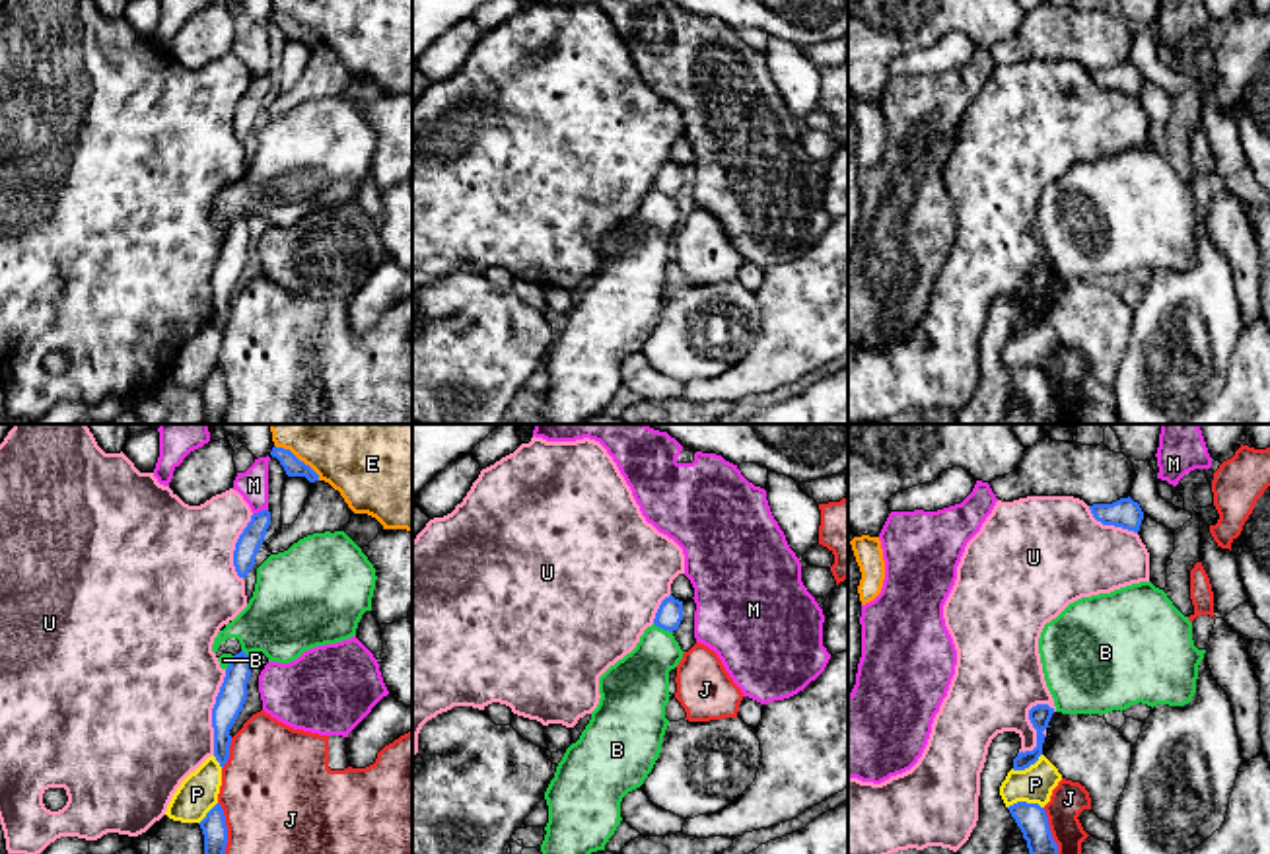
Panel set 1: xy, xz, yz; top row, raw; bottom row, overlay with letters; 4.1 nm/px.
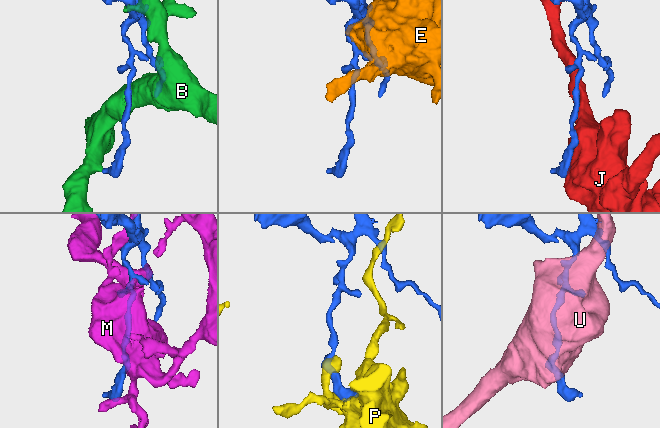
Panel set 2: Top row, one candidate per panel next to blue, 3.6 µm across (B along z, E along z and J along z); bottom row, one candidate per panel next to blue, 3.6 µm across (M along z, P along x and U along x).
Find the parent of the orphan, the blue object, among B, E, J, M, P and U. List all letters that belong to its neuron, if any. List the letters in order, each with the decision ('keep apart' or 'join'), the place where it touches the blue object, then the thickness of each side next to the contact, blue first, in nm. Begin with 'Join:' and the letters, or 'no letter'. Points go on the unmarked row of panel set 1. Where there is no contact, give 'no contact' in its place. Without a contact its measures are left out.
Join: B
B: join; contact xz (664, 193); calibres 110 and 260 nm
E: keep apart; contact xy (296, 22); calibres 80 and 260 nm
J: keep apart; contact xy (228, 318); calibres 120 and 460 nm
M: keep apart; contact xy (259, 76); calibres 100 and 130 nm
P: keep apart; contact yz (1025, 366); calibres 120 and 150 nm
U: keep apart; contact xy (212, 277); calibres 120 and 500 nm

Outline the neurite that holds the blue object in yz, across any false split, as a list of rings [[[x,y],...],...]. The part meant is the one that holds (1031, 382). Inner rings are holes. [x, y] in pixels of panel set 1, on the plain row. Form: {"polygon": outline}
{"polygon": [[[1017,366],[1007,374],[1027,405],[1031,424],[1058,424],[1058,409],[1052,403],[1044,372]]]}

